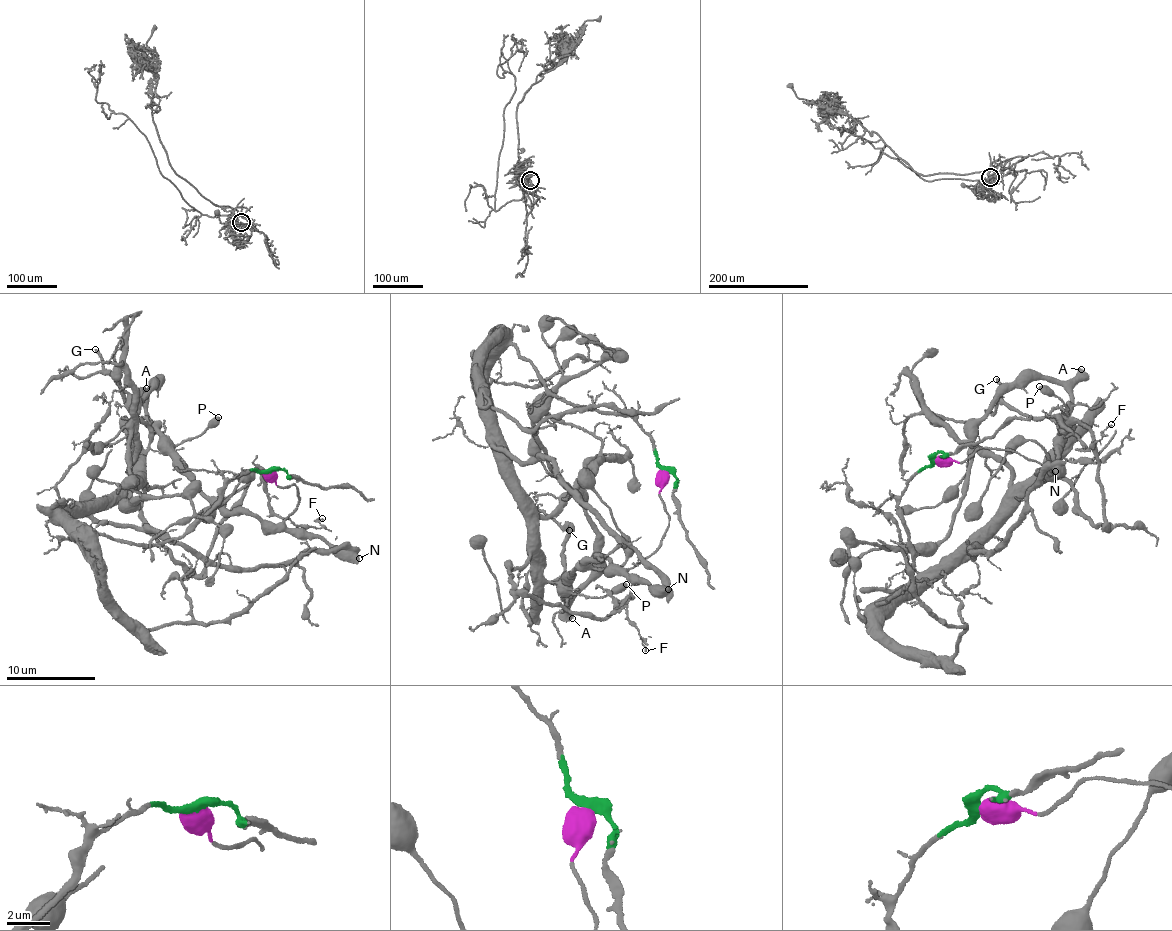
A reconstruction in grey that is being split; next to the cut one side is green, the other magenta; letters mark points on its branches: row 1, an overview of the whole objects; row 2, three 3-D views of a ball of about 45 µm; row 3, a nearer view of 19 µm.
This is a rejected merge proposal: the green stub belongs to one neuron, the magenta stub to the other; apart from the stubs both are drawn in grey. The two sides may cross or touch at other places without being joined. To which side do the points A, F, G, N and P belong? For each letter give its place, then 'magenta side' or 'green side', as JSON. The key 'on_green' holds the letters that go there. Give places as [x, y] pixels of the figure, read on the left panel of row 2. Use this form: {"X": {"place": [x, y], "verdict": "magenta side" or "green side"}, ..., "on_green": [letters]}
{"A": {"place": [146, 388], "verdict": "magenta side"}, "F": {"place": [322, 518], "verdict": "green side"}, "G": {"place": [95, 349], "verdict": "green side"}, "N": {"place": [359, 558], "verdict": "magenta side"}, "P": {"place": [218, 417], "verdict": "magenta side"}, "on_green": ["F", "G"]}

